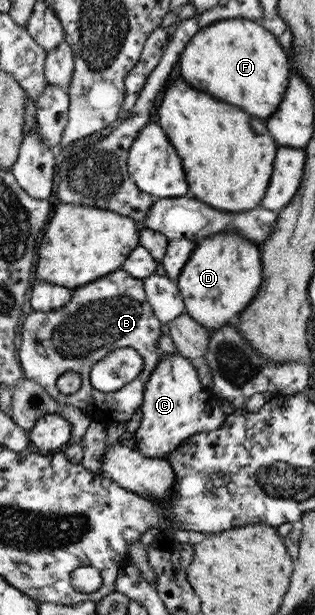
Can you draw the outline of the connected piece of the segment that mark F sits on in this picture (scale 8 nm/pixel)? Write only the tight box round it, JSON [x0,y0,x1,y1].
[180,18,290,119]

